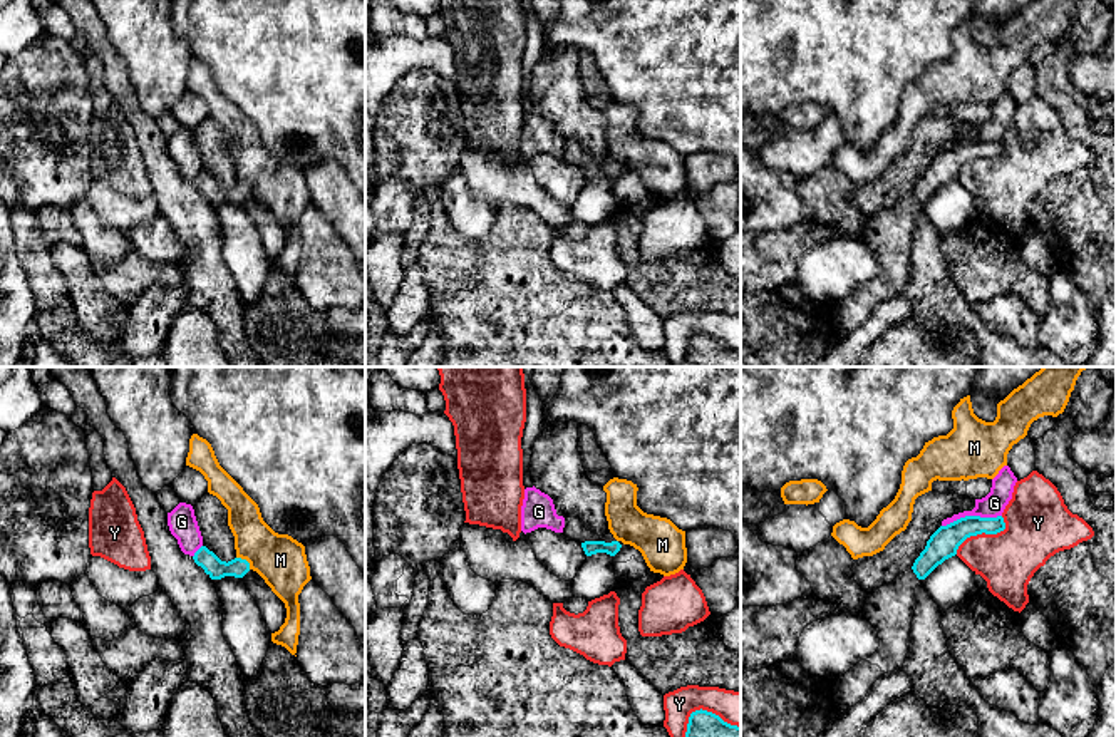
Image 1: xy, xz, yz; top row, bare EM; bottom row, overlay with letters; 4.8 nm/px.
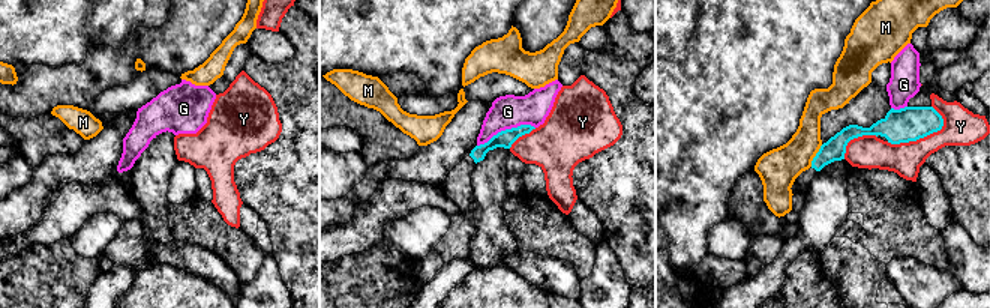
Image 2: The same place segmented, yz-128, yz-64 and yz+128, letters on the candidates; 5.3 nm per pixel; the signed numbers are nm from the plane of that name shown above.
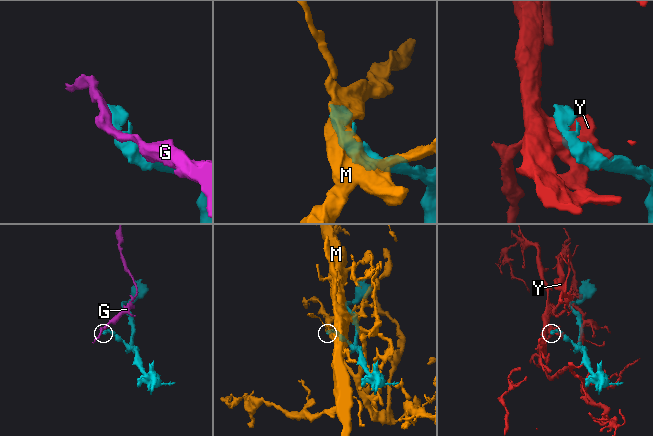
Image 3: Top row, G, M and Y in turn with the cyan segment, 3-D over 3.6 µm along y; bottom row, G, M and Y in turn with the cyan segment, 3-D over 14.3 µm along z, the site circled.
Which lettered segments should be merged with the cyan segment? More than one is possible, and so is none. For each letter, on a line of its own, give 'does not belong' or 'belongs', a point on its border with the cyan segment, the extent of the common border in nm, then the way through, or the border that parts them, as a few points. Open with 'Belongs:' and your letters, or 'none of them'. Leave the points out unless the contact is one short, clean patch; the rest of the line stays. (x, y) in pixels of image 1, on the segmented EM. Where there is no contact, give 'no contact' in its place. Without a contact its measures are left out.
Belongs: none of them
G: does not belong; contact yz (971, 516); length 300 nm
M: does not belong; contact xy (245, 560); length 90 nm
Y: does not belong; contact yz (982, 531); length 300 nm

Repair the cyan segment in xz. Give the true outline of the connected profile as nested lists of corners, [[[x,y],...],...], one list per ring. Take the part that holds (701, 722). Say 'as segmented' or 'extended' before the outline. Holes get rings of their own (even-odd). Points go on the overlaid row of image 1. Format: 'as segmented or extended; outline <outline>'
as segmented; outline [[[700,709],[690,714],[685,737],[741,737],[741,727]]]

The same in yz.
extended; outline [[[965,516],[940,526],[908,571],[866,595],[861,613],[876,628],[880,647],[870,658],[858,662],[845,675],[833,680],[833,700],[838,710],[846,710],[863,700],[881,675],[903,668],[917,610],[917,585],[945,559],[955,556],[967,538],[982,533],[997,534],[1004,529],[1002,516]]]

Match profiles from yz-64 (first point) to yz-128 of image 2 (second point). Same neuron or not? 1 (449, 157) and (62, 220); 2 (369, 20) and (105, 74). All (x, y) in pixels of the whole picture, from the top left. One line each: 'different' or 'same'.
1: different
2: different

